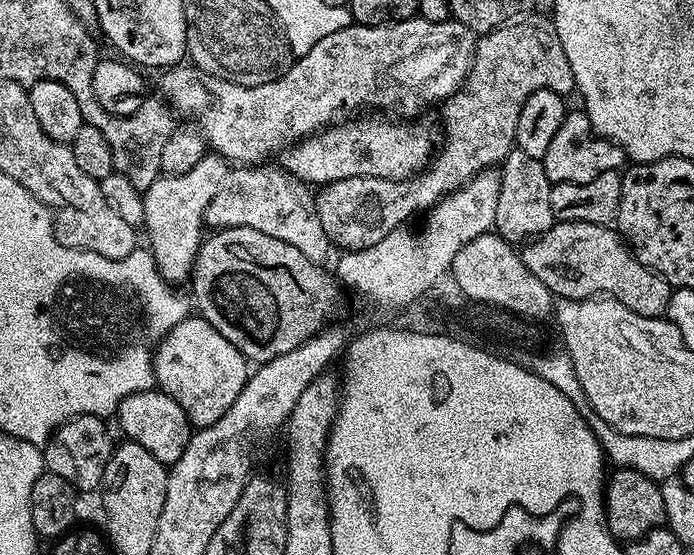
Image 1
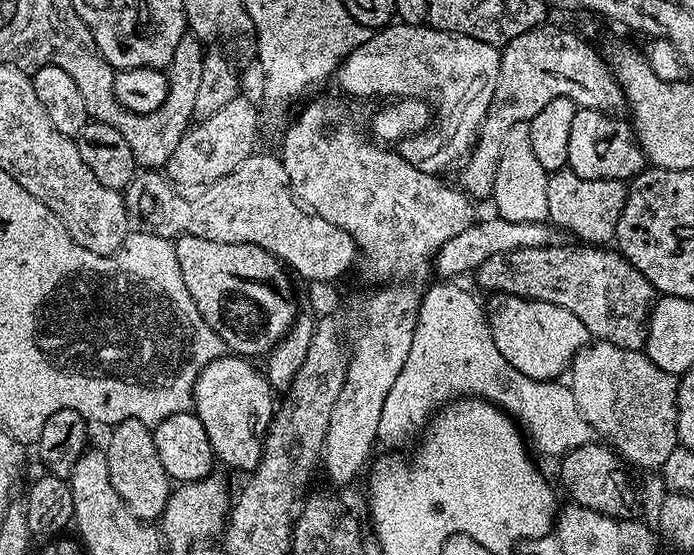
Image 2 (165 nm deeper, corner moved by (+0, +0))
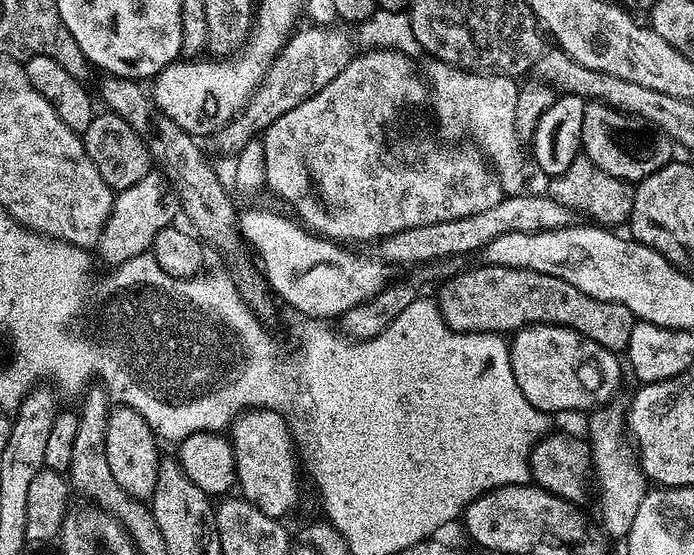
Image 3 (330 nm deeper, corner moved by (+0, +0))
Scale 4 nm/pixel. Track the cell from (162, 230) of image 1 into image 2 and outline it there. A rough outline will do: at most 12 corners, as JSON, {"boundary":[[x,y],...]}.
{"boundary":[[244,98],[193,123],[166,165],[195,190],[257,151],[260,117]]}

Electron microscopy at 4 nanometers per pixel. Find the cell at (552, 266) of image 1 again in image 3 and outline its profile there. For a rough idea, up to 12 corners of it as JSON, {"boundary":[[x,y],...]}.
{"boundary":[[486,263],[450,277],[455,332],[572,328],[611,352],[634,317],[550,274]]}

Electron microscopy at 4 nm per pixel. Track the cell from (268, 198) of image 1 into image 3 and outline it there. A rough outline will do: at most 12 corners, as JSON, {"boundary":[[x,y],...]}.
{"boundary":[[505,195],[466,218],[379,241],[389,266],[479,253],[498,234],[567,228],[548,195]]}

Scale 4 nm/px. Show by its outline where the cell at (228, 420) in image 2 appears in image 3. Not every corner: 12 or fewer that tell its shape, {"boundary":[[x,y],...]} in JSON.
{"boundary":[[269,408],[230,425],[239,495],[284,518],[296,502],[294,441]]}

